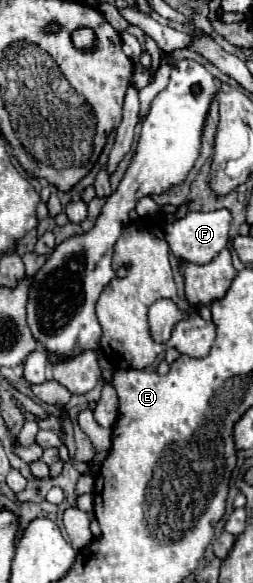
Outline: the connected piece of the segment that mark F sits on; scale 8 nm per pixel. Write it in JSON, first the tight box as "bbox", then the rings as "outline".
{"bbox":[166,208,232,264],"outline":[[[222,208],[222,210],[212,210],[212,212],[188,212],[184,218],[172,222],[166,226],[166,242],[174,256],[186,258],[196,264],[206,264],[210,262],[222,248],[228,246],[228,230],[232,224],[232,212]]]}

